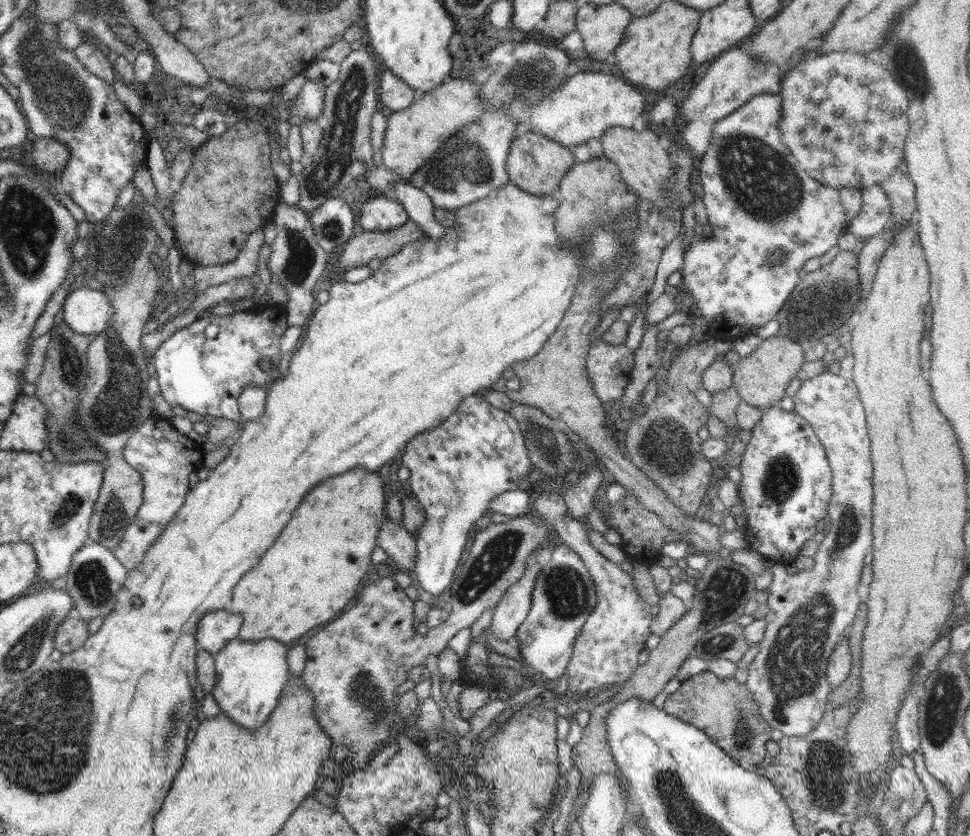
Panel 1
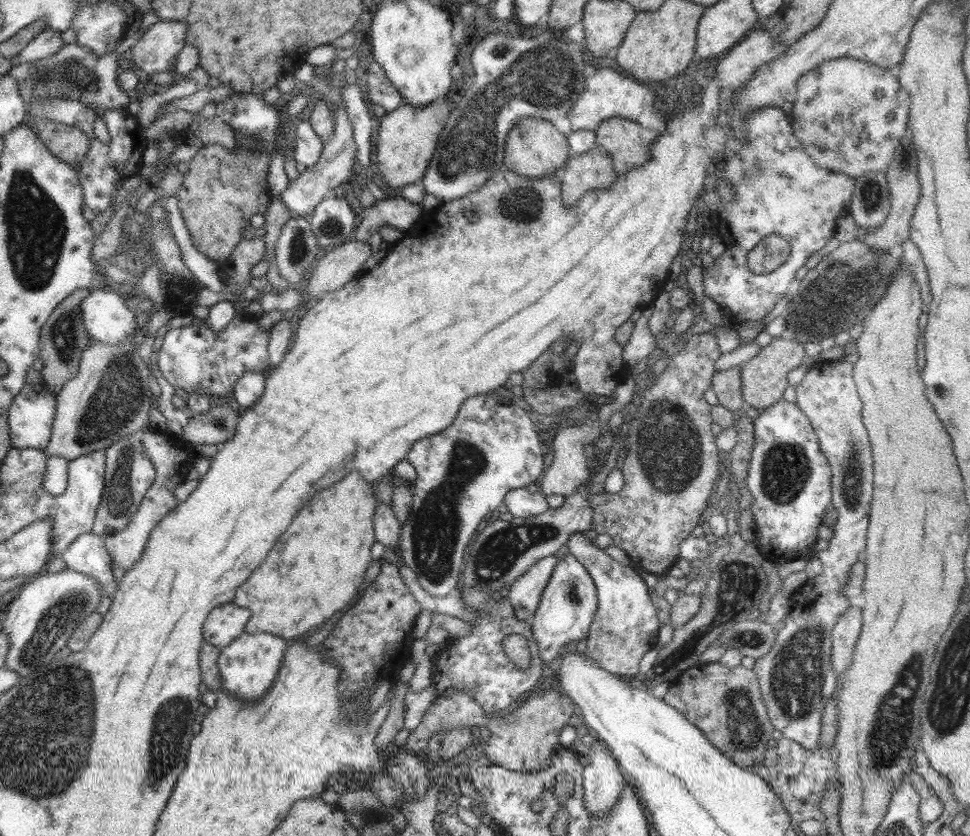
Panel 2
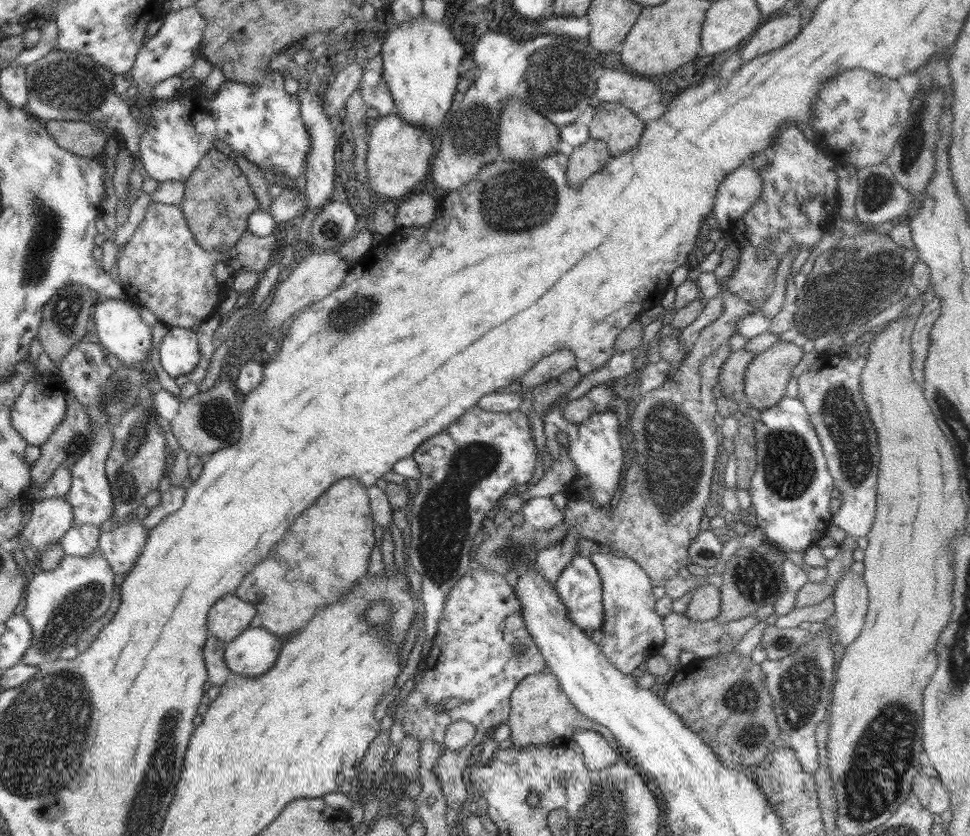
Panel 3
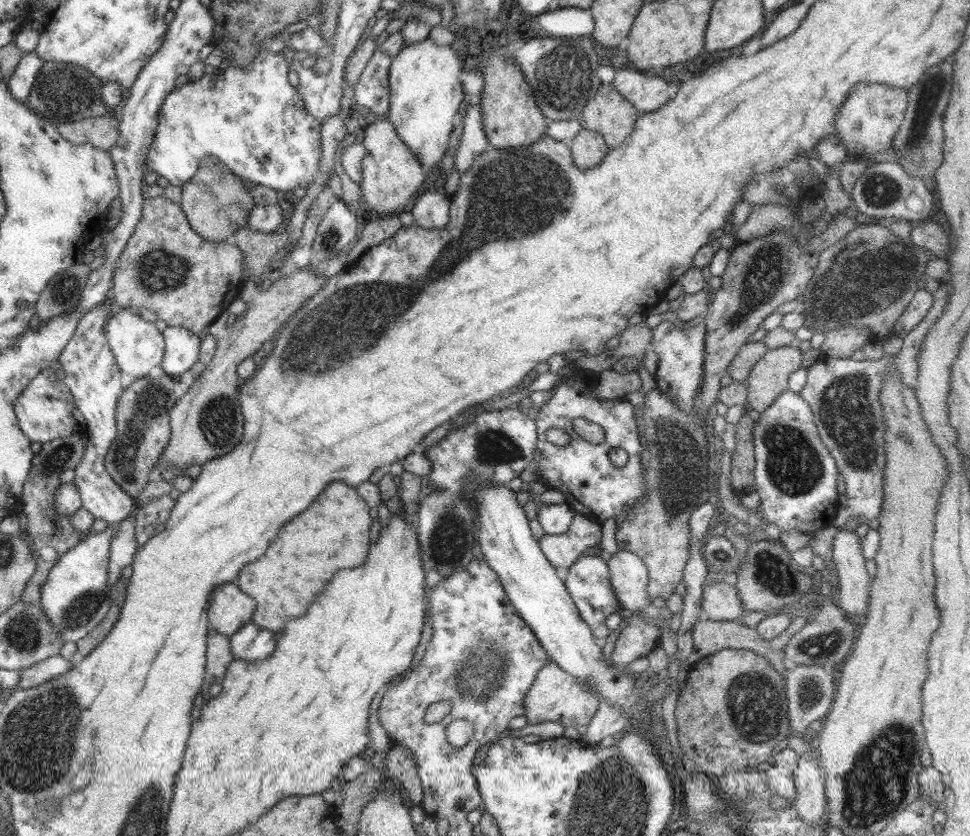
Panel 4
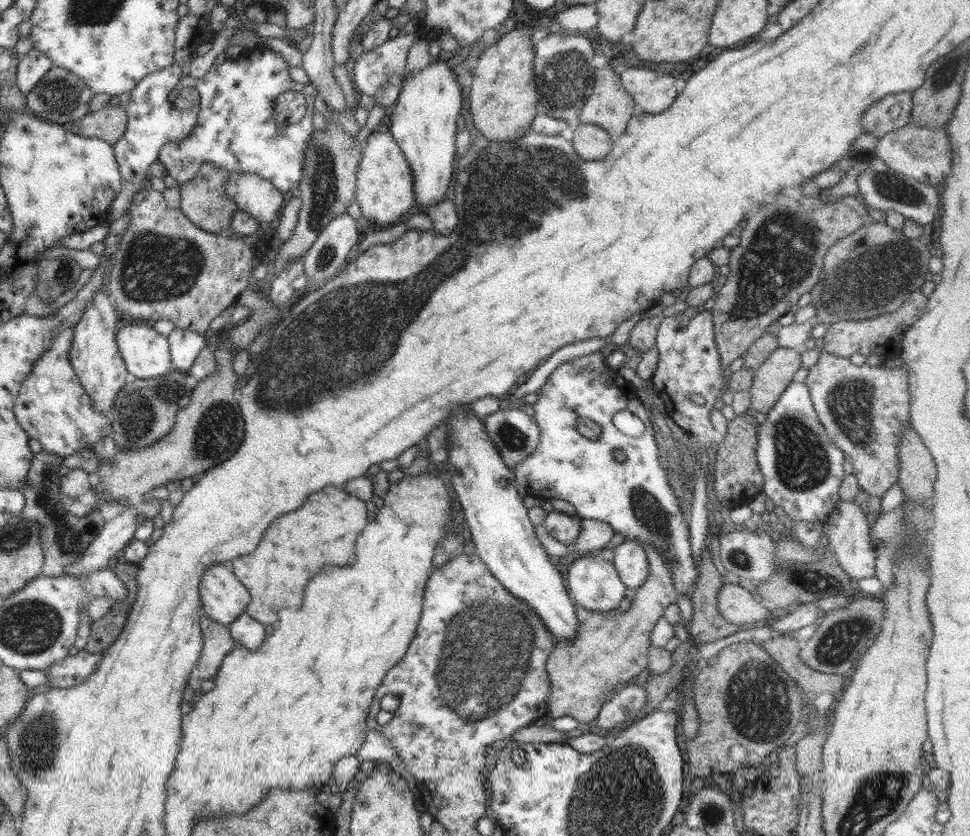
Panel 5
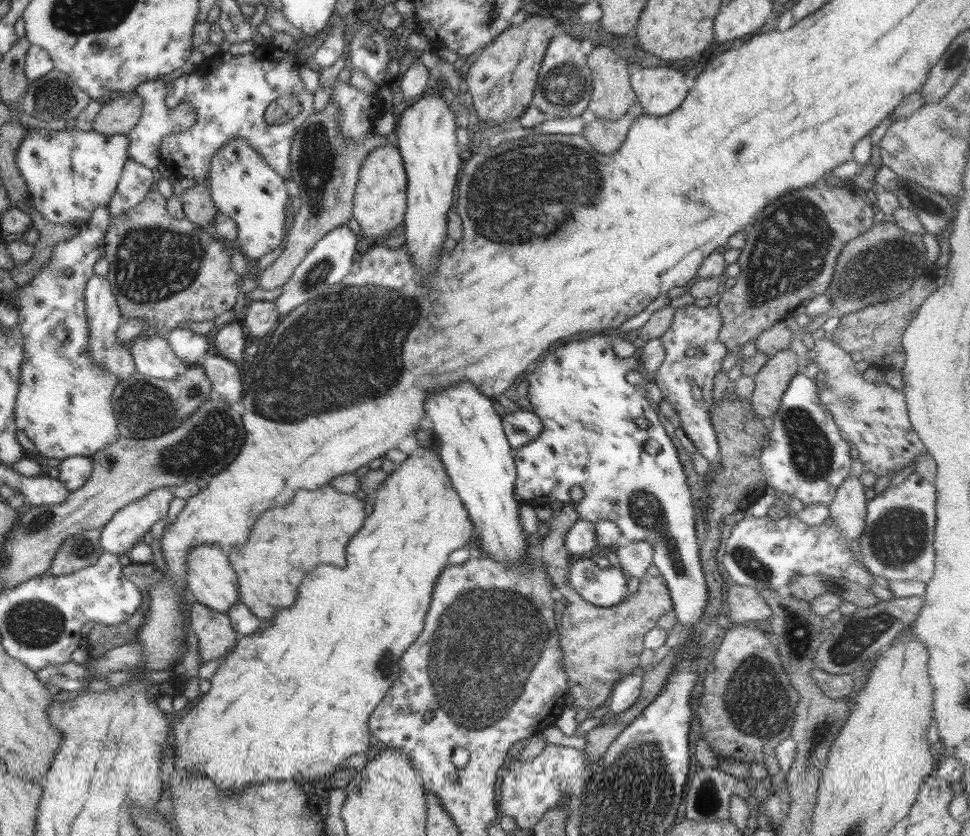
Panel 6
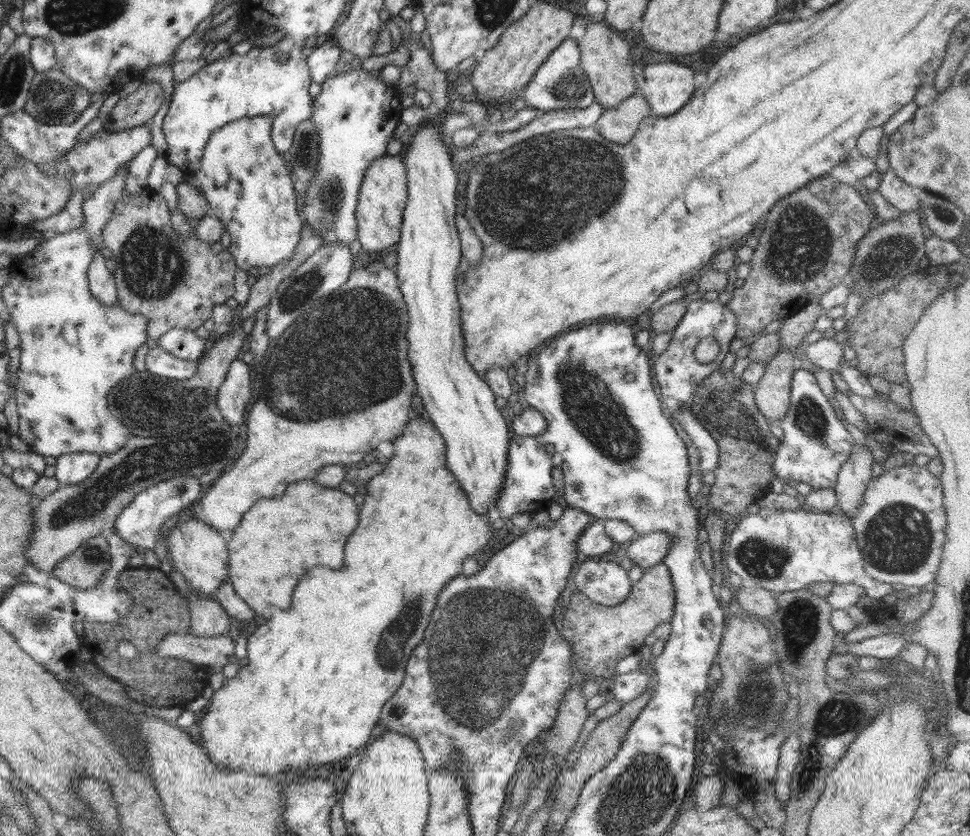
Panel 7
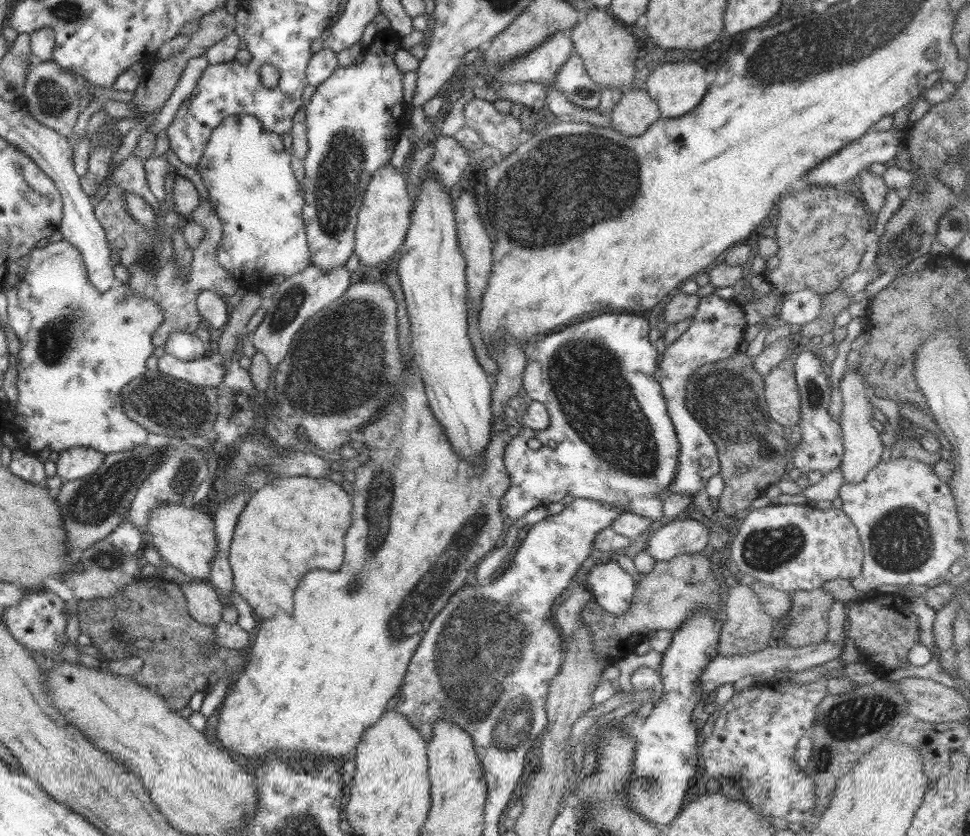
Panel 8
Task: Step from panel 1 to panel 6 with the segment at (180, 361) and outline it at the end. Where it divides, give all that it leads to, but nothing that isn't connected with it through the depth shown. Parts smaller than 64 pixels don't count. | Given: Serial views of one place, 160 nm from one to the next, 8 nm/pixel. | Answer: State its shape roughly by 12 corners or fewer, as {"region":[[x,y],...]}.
{"region":[[189,328],[166,339],[175,355],[196,366],[207,354],[208,337]]}

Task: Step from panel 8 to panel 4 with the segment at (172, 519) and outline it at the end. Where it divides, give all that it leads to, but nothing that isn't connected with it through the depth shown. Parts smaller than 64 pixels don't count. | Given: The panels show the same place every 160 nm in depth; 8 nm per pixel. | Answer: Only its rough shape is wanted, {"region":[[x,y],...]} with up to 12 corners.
{"region":[[236,583],[214,589],[209,628],[230,637],[251,622],[256,601]]}

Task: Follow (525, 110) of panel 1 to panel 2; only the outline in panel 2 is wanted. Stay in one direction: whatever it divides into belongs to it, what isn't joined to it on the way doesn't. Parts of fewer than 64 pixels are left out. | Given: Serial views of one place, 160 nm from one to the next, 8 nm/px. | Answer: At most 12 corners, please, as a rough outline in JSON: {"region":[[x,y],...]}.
{"region":[[602,68],[567,112],[572,131],[658,104],[621,70]]}

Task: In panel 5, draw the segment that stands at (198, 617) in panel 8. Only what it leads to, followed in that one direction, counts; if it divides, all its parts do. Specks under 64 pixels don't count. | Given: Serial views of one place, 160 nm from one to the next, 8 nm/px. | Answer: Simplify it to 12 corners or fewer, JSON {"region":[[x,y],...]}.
{"region":[[202,613],[200,678],[214,679],[237,645],[228,626]]}

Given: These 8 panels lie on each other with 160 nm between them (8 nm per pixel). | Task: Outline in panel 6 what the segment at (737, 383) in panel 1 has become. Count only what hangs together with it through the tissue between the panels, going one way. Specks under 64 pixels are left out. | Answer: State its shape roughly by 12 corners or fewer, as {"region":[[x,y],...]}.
{"region":[[792,349],[776,351],[755,374],[749,399],[772,418],[801,364]]}

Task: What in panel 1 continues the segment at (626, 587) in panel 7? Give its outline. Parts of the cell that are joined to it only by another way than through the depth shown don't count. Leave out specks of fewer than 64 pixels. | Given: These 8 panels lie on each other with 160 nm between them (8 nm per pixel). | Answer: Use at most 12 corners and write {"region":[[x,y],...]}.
{"region":[[552,550],[515,632],[542,681],[565,673],[597,605],[578,554]]}

